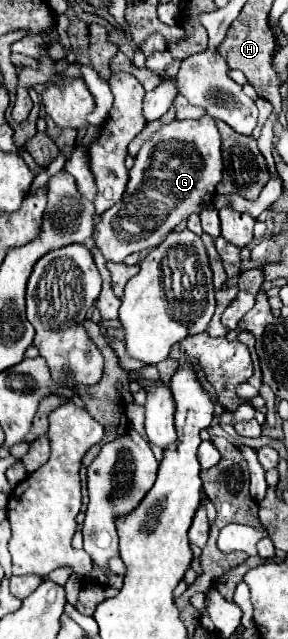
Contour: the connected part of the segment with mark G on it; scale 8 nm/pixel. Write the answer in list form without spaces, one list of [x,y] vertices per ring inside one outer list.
[[[209,114],[199,120],[173,120],[161,126],[137,152],[121,202],[99,216],[97,246],[105,260],[123,262],[133,252],[161,244],[189,214],[211,206],[221,172],[221,134]]]

